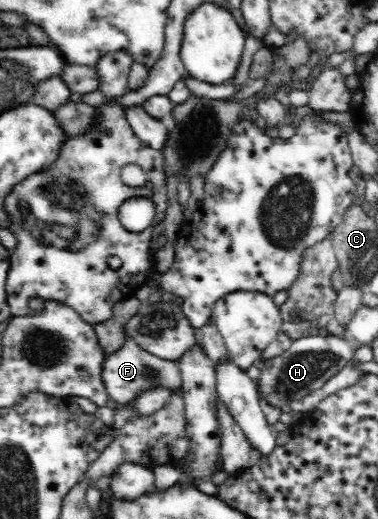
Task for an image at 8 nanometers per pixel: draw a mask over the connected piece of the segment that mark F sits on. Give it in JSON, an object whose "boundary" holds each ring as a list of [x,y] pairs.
{"boundary":[[[128,335],[121,349],[108,354],[103,361],[101,378],[109,394],[109,399],[113,399],[118,404],[126,405],[133,399],[138,398],[143,392],[153,389],[153,387],[164,387],[165,389],[180,389],[182,385],[181,372],[178,361],[164,360],[137,345]]]}

